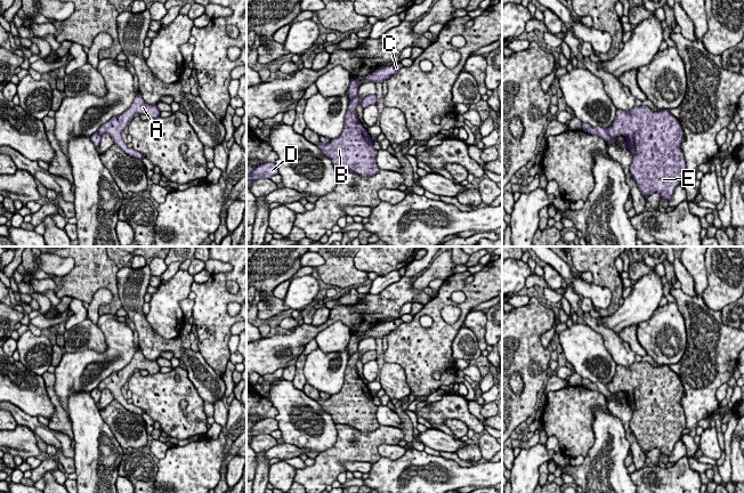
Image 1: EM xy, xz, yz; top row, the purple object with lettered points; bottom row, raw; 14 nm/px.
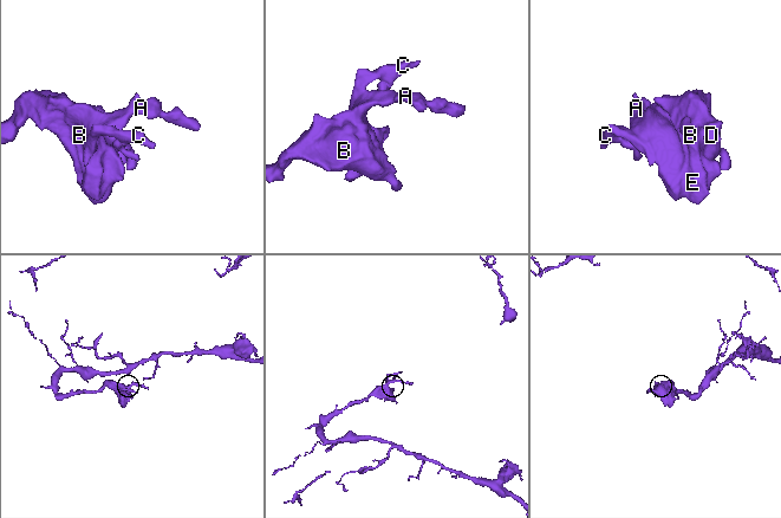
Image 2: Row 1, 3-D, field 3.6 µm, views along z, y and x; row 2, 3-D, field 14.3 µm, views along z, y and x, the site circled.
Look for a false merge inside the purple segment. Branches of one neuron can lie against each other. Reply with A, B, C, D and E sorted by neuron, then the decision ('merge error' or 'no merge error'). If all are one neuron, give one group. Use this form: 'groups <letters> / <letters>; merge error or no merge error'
groups A B C D E; no merge error

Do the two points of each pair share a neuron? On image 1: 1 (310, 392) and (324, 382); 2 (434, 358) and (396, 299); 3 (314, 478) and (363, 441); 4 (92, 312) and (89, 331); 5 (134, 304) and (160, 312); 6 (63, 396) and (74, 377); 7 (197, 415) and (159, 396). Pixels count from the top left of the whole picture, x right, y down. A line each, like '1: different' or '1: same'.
1: different
2: different
3: same
4: different
5: different
6: same
7: same

